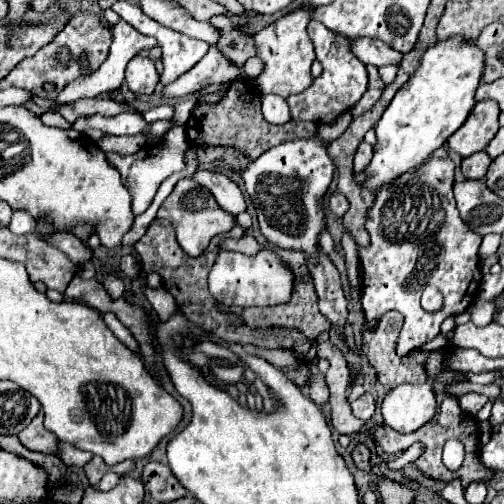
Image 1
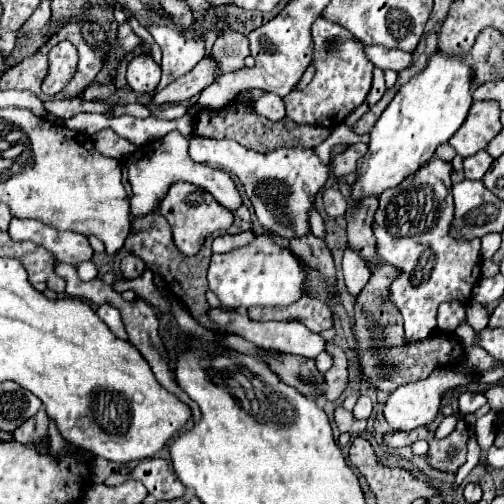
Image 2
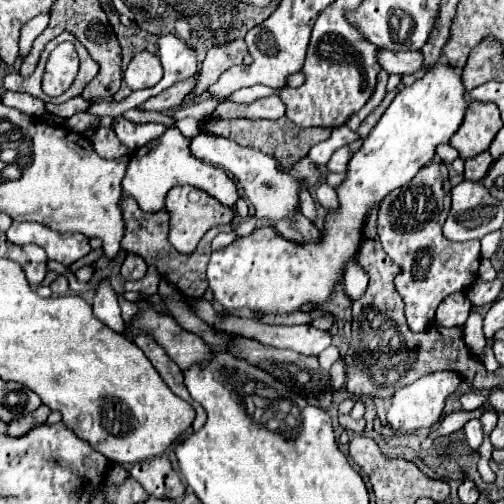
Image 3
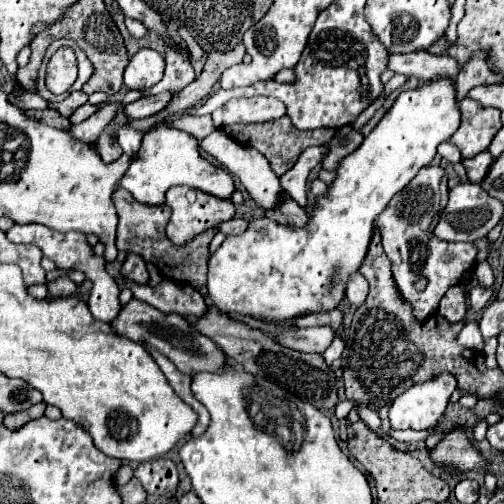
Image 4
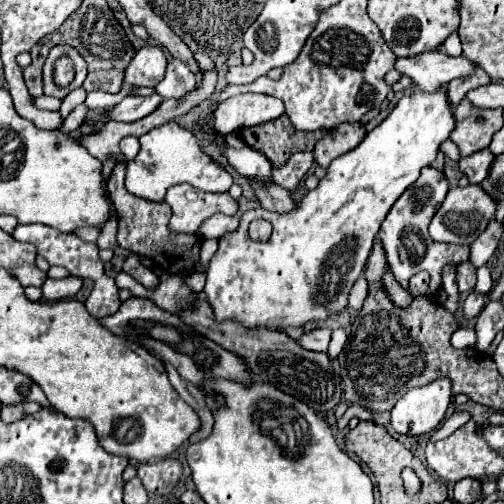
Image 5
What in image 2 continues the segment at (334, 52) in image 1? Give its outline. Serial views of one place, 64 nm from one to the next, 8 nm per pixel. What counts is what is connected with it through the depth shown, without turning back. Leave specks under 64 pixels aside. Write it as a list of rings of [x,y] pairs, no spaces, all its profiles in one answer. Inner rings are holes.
[[[324,16],[312,24],[312,40],[312,66],[316,68],[316,74],[304,90],[292,90],[288,96],[284,96],[286,118],[296,124],[334,128],[366,100],[372,88],[374,64],[368,60],[364,44],[356,40],[352,32]]]

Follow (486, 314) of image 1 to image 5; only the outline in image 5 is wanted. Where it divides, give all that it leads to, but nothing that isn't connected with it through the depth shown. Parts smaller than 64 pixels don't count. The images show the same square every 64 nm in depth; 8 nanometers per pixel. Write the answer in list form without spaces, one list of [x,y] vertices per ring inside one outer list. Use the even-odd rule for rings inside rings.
[[[460,326],[452,334],[452,346],[454,348],[472,348],[476,344],[476,332],[472,326]]]

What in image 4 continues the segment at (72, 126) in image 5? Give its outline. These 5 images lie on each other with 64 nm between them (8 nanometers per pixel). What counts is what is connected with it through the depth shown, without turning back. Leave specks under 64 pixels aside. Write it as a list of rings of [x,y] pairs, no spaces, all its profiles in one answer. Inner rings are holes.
[[[86,102],[84,106],[80,106],[80,108],[76,108],[76,110],[74,110],[74,114],[70,116],[70,124],[72,124],[72,126],[80,124],[80,122],[82,122],[82,120],[86,120],[92,112],[96,112],[96,108],[94,108],[92,104],[88,104],[88,102]]]

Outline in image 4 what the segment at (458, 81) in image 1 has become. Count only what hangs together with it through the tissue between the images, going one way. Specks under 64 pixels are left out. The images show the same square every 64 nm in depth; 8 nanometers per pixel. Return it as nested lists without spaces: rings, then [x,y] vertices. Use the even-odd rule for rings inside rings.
[[[440,78],[436,82],[430,82],[430,84],[420,84],[416,90],[408,90],[408,92],[402,92],[394,106],[386,112],[386,116],[378,122],[378,126],[364,138],[364,142],[350,154],[350,156],[344,156],[338,164],[338,168],[334,170],[336,178],[332,184],[328,184],[328,190],[324,194],[320,194],[316,198],[316,204],[308,208],[308,220],[304,226],[294,226],[294,224],[280,224],[276,220],[270,220],[266,216],[262,218],[252,218],[248,222],[248,228],[246,232],[238,234],[238,236],[226,236],[226,240],[222,242],[222,246],[210,256],[208,260],[208,282],[206,282],[206,288],[208,288],[208,296],[210,300],[214,302],[214,306],[220,310],[220,312],[226,312],[226,314],[244,314],[248,318],[256,318],[256,320],[268,320],[268,322],[280,322],[280,320],[290,320],[290,318],[300,318],[300,316],[306,316],[306,314],[314,314],[314,312],[328,312],[328,310],[334,310],[338,308],[338,304],[342,302],[344,294],[346,294],[346,284],[350,280],[352,274],[356,274],[366,258],[366,252],[368,252],[368,246],[370,246],[370,240],[372,240],[372,234],[374,234],[374,226],[376,226],[376,218],[384,212],[384,208],[388,206],[388,202],[418,174],[418,170],[422,166],[428,166],[432,162],[432,158],[436,156],[436,148],[440,142],[448,140],[456,130],[458,130],[458,124],[460,124],[460,112],[458,112],[458,102],[456,102],[456,92],[454,92],[454,80],[448,80],[448,78]],[[260,228],[266,230],[264,236],[260,236]]]

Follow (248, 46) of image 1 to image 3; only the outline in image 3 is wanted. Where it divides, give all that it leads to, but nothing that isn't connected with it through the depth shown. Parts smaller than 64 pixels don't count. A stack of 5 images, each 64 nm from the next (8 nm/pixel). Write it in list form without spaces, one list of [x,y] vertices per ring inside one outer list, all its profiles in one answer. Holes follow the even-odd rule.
[[[234,40],[228,46],[208,50],[208,54],[206,54],[206,58],[202,62],[202,70],[200,70],[200,74],[196,78],[194,90],[188,96],[184,96],[182,104],[190,104],[196,98],[200,98],[220,78],[220,74],[224,70],[228,70],[234,64],[242,64],[242,58],[246,54],[248,54],[248,50],[246,50],[244,40]]]

